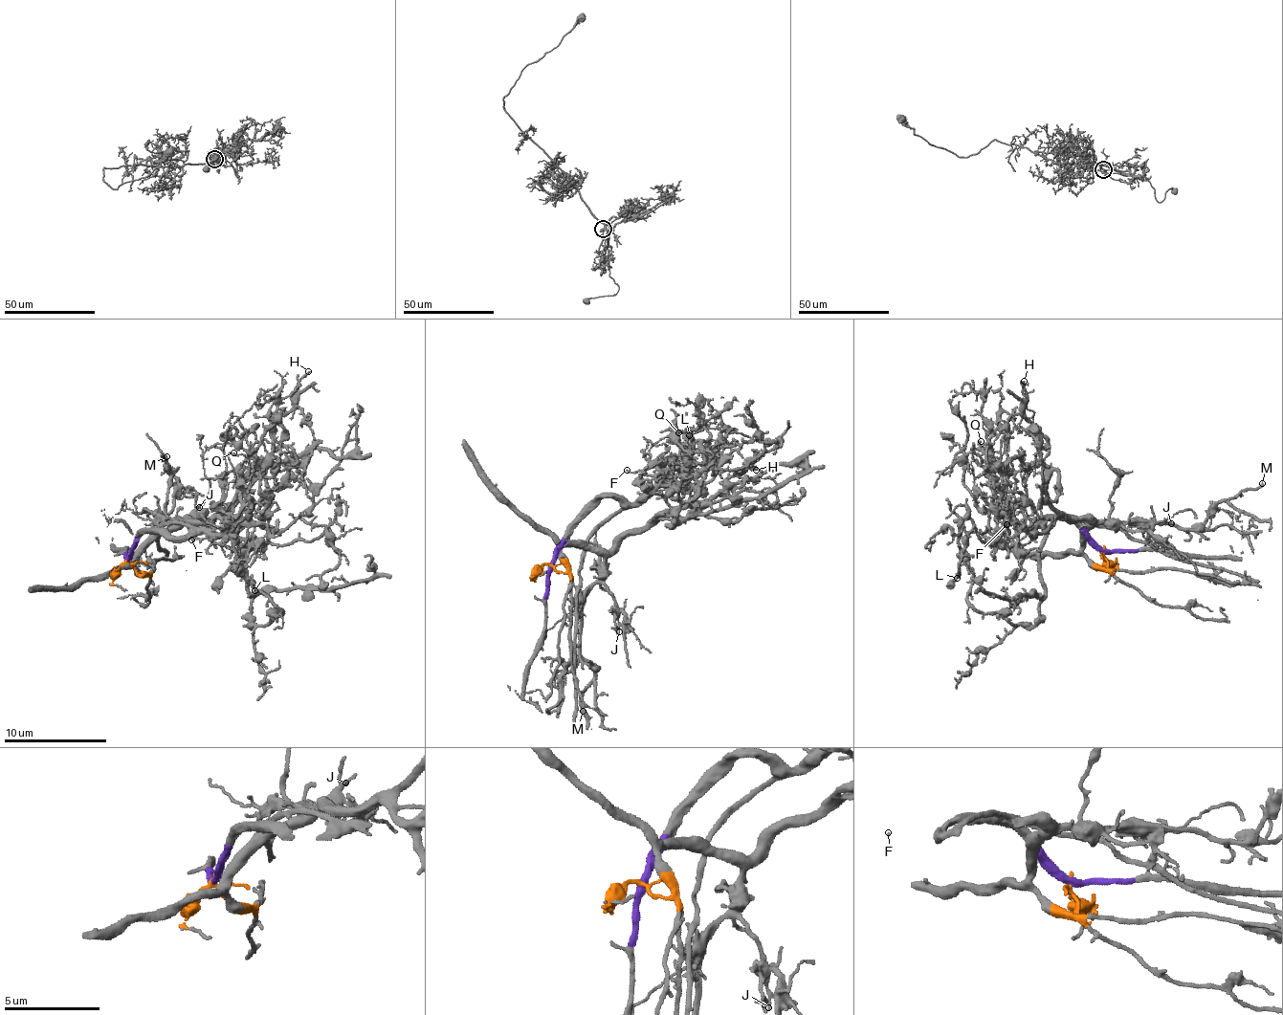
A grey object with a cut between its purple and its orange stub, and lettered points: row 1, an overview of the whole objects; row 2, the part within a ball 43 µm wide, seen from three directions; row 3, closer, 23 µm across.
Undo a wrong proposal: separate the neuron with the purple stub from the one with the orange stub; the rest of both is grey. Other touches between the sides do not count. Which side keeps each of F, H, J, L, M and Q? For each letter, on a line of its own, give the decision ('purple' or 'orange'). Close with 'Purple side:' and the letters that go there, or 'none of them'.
F: purple
H: orange
J: orange
L: orange
M: orange
Q: purple
Purple side: F, Q

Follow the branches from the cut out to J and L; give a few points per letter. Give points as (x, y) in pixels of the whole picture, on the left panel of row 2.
J: (127, 561), (141, 576), (142, 570), (136, 562), (151, 543), (179, 523), (192, 518), (198, 508)
L: (127, 561), (141, 576), (136, 560), (160, 536), (219, 518), (261, 627), (280, 612), (252, 576), (254, 589)

